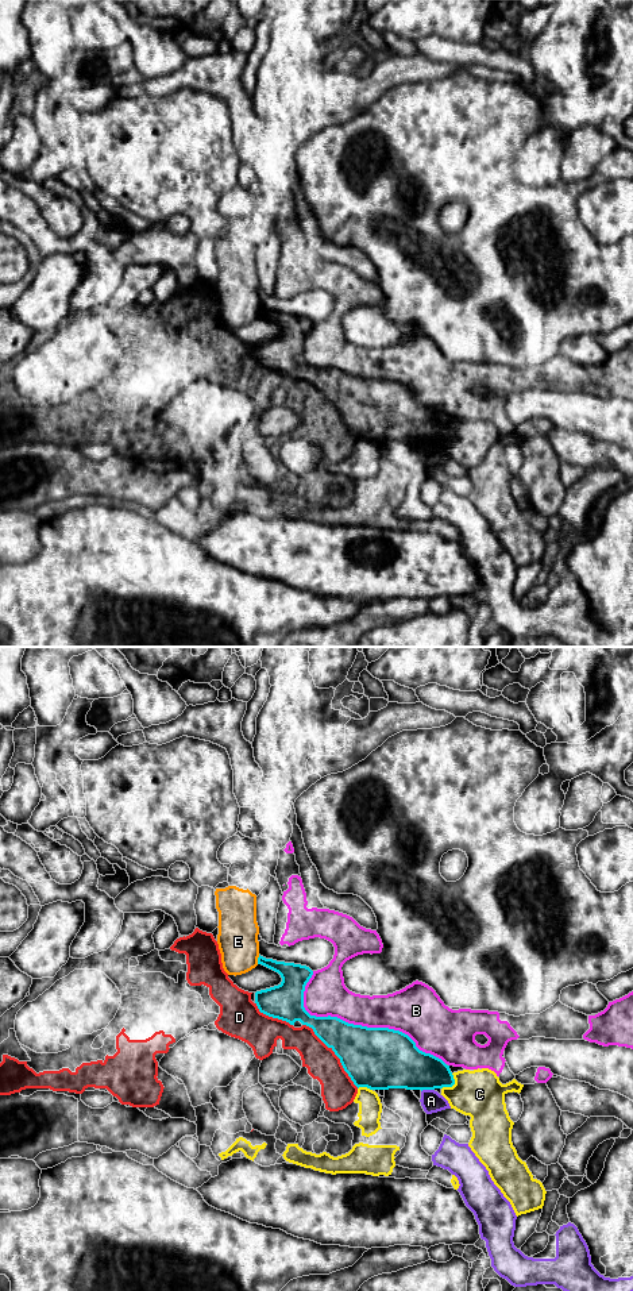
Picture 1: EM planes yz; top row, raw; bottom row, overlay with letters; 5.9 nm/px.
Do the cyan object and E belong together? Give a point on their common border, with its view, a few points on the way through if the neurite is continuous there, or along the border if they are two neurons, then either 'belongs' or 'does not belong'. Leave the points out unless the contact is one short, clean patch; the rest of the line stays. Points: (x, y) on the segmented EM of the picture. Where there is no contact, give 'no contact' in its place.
contact yz (258, 959); does not belong

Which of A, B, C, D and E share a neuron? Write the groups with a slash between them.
A / B C E / D

